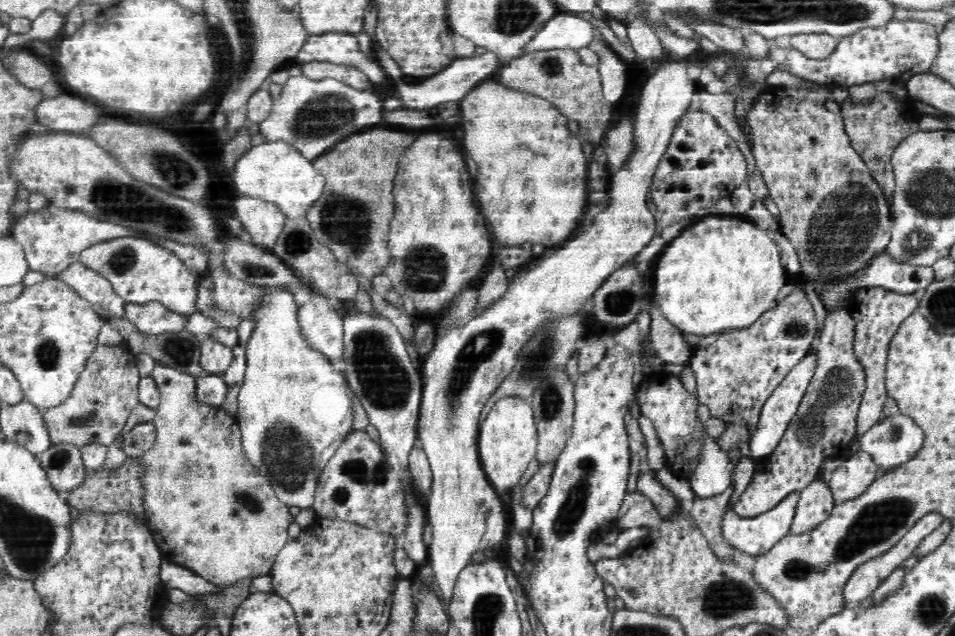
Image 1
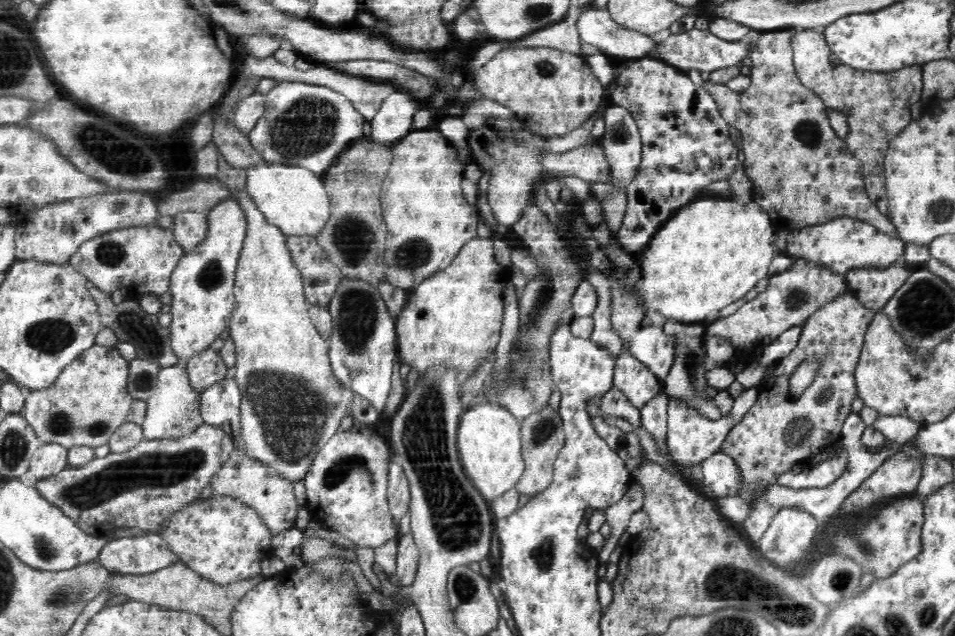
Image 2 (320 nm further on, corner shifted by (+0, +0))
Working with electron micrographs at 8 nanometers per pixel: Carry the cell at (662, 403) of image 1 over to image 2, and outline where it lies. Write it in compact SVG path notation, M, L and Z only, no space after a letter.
M624 350L618 354L613 386L620 389L639 409L660 391L664 391L662 380L649 366Z

